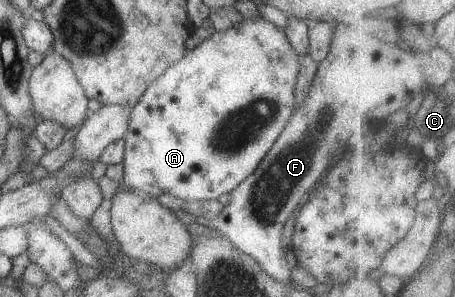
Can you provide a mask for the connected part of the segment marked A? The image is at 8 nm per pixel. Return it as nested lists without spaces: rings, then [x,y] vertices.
[[[262,17],[256,19],[243,18],[234,27],[229,27],[224,31],[212,31],[208,38],[204,39],[193,50],[188,51],[178,63],[172,64],[158,79],[155,79],[146,88],[142,97],[140,97],[140,101],[131,109],[128,131],[123,137],[125,143],[123,185],[130,190],[156,197],[161,194],[170,194],[180,200],[181,204],[186,201],[216,200],[220,195],[230,193],[259,166],[260,160],[264,159],[272,144],[278,139],[280,132],[286,127],[286,123],[288,123],[292,112],[297,106],[295,87],[300,66],[300,55],[288,41],[286,34],[284,34],[284,29]]]

